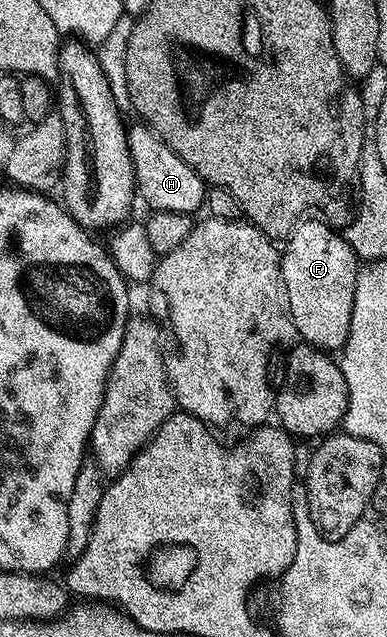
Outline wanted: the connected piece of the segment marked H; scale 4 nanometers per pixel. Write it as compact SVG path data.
M135 123L135 126L132 124L127 131L127 142L129 143L129 155L133 159L135 187L141 201L148 205L146 207L148 210L181 211L195 215L198 214L198 209L204 208L208 186L197 175L197 171L193 171L193 167L189 167L189 163L185 163L185 159L181 159L177 151L170 149L151 128L142 123Z

